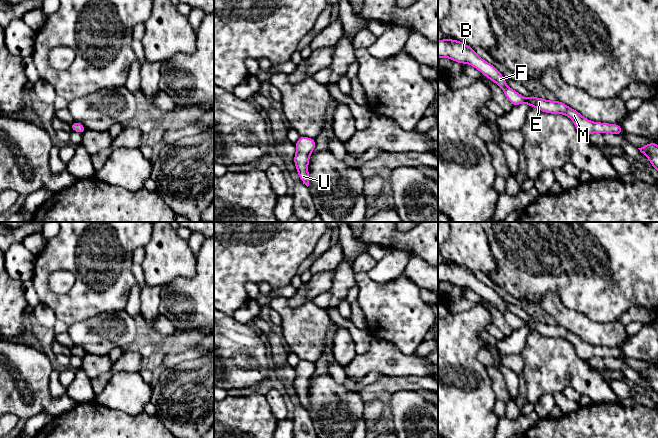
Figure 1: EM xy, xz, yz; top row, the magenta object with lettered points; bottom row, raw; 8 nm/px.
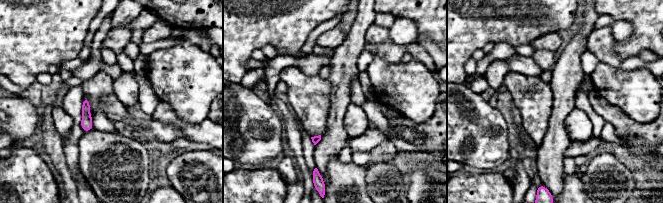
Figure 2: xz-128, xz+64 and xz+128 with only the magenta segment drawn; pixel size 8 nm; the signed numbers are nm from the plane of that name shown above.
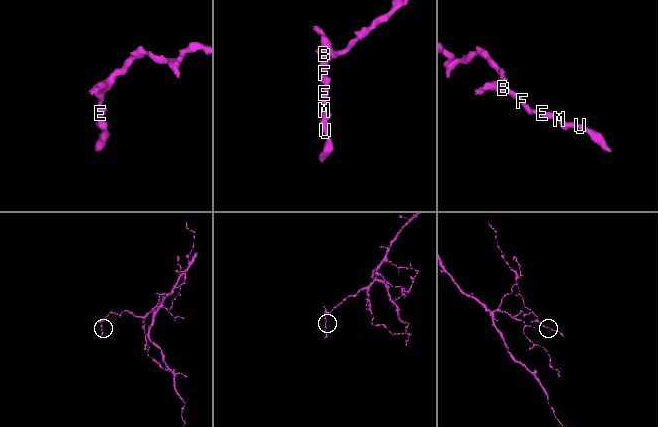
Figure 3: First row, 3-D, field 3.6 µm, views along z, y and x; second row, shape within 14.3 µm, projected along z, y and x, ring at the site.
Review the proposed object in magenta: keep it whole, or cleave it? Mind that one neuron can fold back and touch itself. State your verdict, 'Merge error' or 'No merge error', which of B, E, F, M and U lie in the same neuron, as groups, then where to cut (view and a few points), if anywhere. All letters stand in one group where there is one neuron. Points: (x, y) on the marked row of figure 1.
No merge error. Groups: B E F M U. No split

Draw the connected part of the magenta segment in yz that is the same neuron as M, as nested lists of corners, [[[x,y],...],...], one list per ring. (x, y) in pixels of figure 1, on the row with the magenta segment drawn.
[[[444,38],[438,41],[438,59],[443,57],[449,58],[461,64],[470,64],[479,70],[485,77],[499,85],[499,87],[504,91],[506,98],[513,106],[526,103],[530,107],[538,108],[545,113],[564,114],[568,116],[574,122],[579,134],[584,137],[594,132],[620,135],[624,131],[618,124],[608,124],[601,122],[594,123],[584,118],[576,110],[568,107],[558,100],[548,101],[545,98],[536,98],[532,95],[530,95],[528,98],[524,98],[518,92],[507,86],[506,79],[492,64],[479,57],[472,47],[458,40],[448,40]]]

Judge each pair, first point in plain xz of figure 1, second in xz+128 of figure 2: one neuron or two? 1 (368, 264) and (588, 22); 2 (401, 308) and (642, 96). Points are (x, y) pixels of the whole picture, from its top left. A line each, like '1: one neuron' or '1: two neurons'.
1: two neurons
2: one neuron

